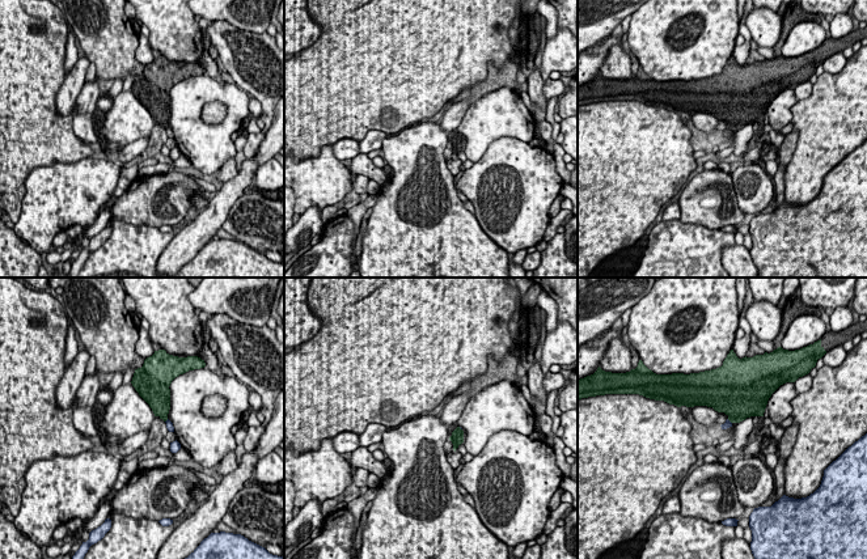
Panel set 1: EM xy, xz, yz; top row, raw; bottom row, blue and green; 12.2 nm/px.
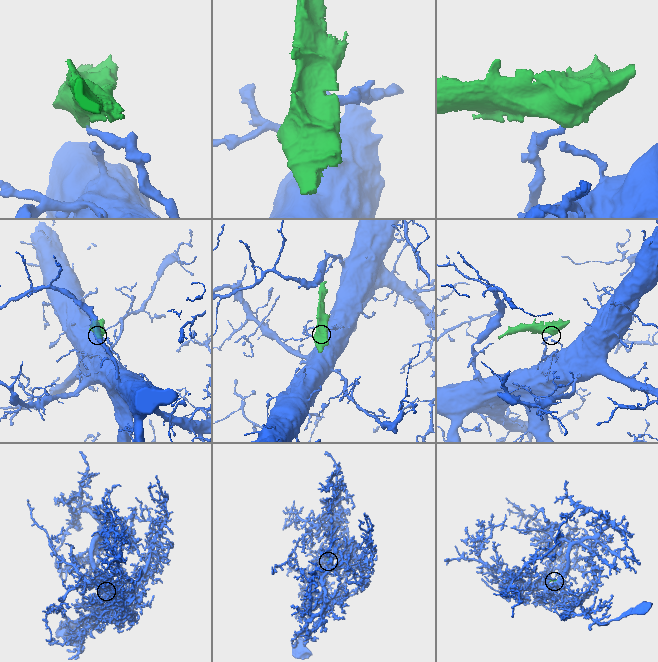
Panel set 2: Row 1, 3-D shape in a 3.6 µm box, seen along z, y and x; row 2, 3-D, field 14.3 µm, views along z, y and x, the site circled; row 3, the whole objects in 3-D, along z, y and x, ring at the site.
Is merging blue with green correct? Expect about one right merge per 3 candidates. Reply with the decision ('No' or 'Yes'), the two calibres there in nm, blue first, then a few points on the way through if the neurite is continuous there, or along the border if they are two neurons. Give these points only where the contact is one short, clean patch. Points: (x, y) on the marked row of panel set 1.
No. Thickness 90 nm (blue) against 380 nm. Boundary: yz (727, 419), (731, 423)

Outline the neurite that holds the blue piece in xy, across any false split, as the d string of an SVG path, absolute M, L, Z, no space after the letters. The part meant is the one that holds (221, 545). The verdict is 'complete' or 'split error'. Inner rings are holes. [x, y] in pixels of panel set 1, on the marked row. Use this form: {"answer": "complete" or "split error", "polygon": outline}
{"answer": "complete", "polygon": "M211 533L185 559L284 559L270 554L265 547L241 534Z"}

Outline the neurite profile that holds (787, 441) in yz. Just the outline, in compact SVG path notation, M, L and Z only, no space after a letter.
M791 424L790 427L787 427L779 442L779 457L778 463L774 469L774 478L777 486L775 501L778 501L784 495L784 463L795 445L798 429L798 424Z

